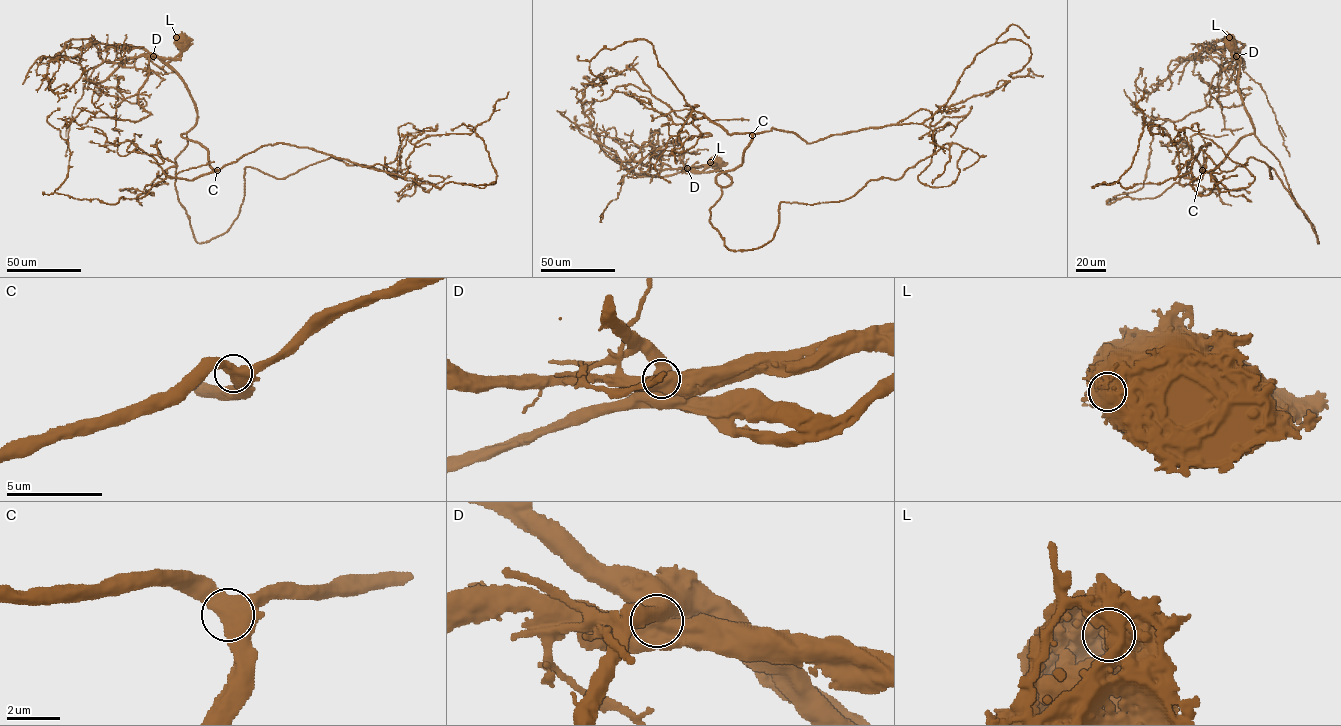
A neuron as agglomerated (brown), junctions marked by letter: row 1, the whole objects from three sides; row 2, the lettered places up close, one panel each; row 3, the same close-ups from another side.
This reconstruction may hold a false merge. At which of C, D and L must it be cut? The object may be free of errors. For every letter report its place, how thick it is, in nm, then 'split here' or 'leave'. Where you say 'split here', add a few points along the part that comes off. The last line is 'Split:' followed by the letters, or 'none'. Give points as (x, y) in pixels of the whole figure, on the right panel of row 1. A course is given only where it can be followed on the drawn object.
C: at (1202, 170); 550 nm thick; leave
D: at (1236, 56); 700 nm thick; split here; foreign part runs (1236, 56), (1244, 63), (1244, 72), (1265, 93), (1289, 155)
L: at (1229, 37); 650 nm thick; leave
Split: D

